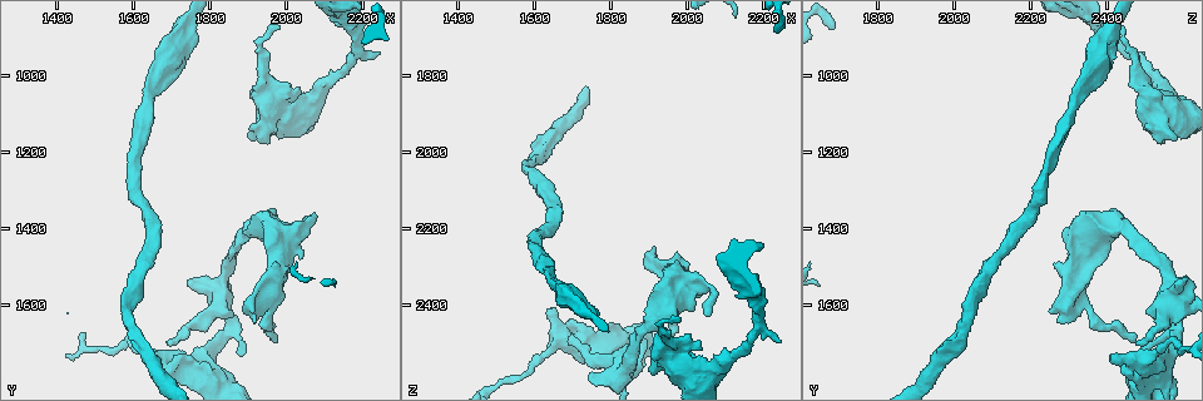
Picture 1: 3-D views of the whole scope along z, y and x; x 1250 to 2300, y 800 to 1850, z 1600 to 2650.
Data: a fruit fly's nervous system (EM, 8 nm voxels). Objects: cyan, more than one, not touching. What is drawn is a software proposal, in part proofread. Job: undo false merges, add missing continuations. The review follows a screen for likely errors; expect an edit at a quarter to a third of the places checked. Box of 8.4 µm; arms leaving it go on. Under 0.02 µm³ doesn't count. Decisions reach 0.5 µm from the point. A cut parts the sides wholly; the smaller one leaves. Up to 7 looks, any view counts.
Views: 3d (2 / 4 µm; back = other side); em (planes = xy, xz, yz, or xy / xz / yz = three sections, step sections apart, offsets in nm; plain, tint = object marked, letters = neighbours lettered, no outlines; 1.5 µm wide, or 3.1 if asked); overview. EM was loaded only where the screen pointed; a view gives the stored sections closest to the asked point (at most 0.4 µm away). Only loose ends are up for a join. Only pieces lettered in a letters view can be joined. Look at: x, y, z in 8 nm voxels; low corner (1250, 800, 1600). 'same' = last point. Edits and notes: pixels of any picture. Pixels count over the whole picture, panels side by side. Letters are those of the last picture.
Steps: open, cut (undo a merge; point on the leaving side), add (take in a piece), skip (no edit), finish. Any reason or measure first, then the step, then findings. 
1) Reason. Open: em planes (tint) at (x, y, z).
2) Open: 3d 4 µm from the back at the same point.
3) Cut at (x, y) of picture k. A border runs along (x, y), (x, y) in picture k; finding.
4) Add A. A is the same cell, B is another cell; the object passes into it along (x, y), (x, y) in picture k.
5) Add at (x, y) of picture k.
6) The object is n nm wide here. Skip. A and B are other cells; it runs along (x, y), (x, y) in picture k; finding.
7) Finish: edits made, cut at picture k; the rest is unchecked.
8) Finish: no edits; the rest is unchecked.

Thin end. Open: em planes (letters) at (1985, 870, 2435).

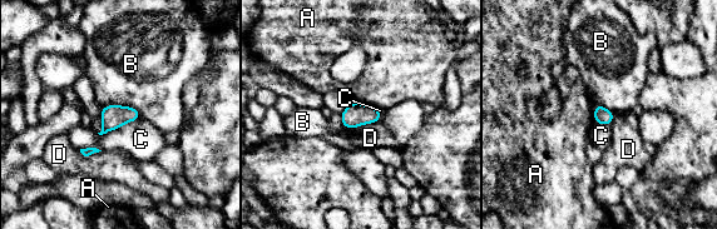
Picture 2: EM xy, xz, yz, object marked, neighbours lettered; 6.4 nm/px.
The object is 110 nm wide here. Skip. A, B, C and D are other cells; no lettered piece goes on from it.

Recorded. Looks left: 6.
Free end. Open: 3d 2 µm at (1745, 940, 2420).

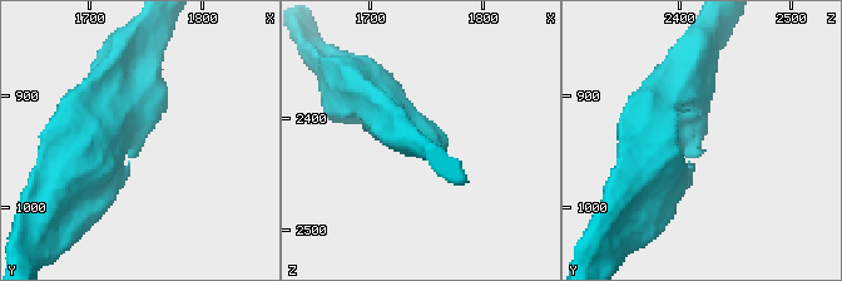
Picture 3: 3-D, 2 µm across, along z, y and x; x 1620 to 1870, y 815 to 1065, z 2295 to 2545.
Open: em xz step 4 (tint) at (1746, 942, 2420).

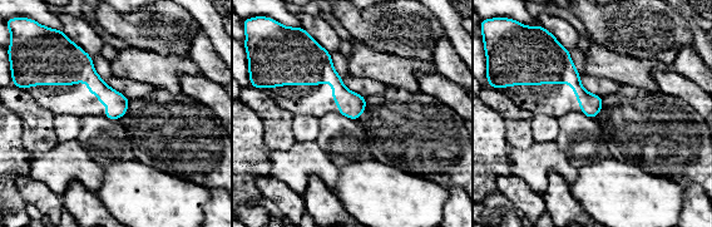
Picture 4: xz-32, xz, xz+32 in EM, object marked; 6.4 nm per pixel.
Another direction. Open: em planes (letters) at the same point.

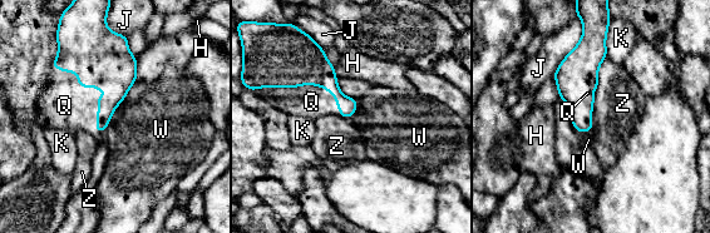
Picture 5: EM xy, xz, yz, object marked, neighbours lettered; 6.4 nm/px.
The object is 120 nm wide here. Add Q. Q is the same cell, H, J, K, W and Z are other cells; the object passes into it along (102, 59), (100, 89), (67, 107) in picture 5; the neuron continues.

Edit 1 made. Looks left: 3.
Redraw. Open: overview.

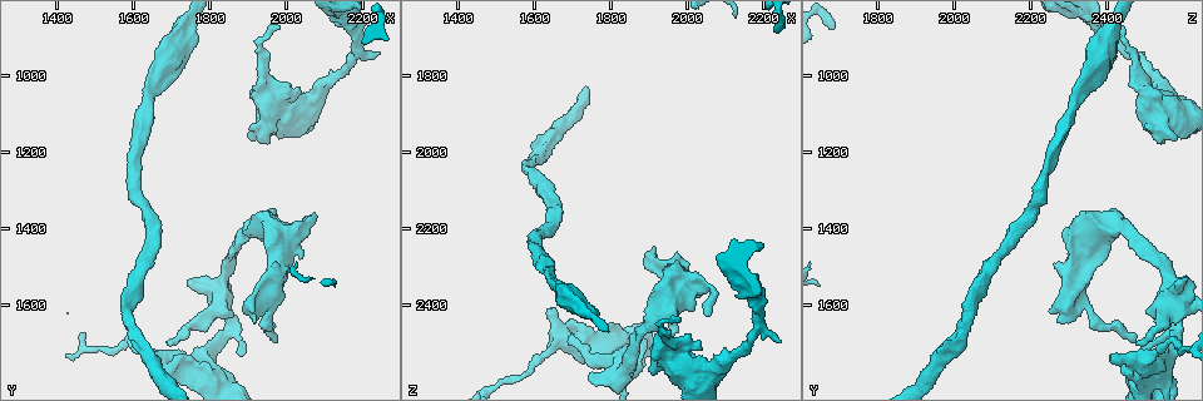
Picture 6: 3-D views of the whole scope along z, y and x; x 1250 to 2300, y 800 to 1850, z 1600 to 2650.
An open end. Open: em planes (letters) at (1975, 1690, 2470).

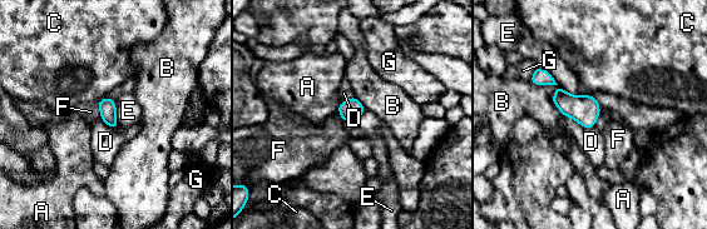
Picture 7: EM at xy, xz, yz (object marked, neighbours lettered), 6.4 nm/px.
The object is 110 nm wide here. Skip. A, B, C, D, E, F and G are other cells; it runs along (538, 71), (554, 83), (592, 124) in picture 7; none of them fits.

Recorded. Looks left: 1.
Finish: edits made, add at picture 5; the rest is unchecked.

